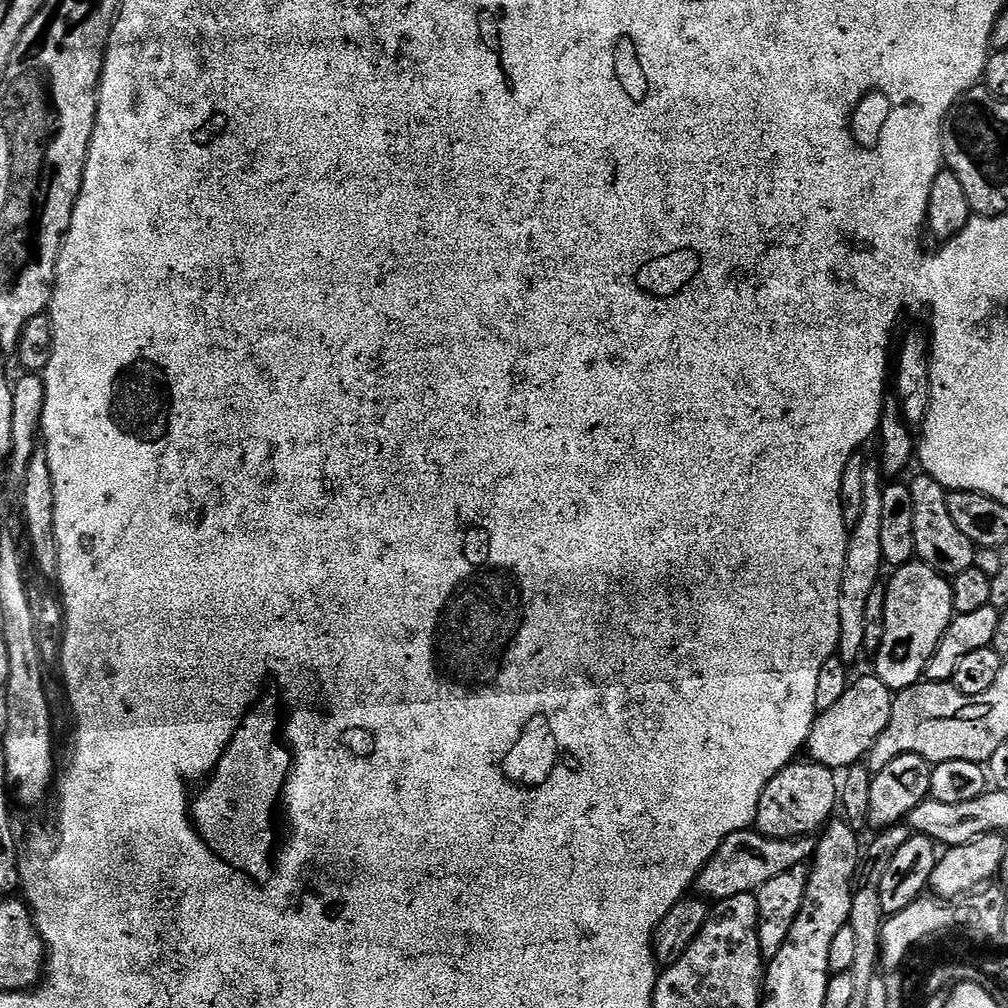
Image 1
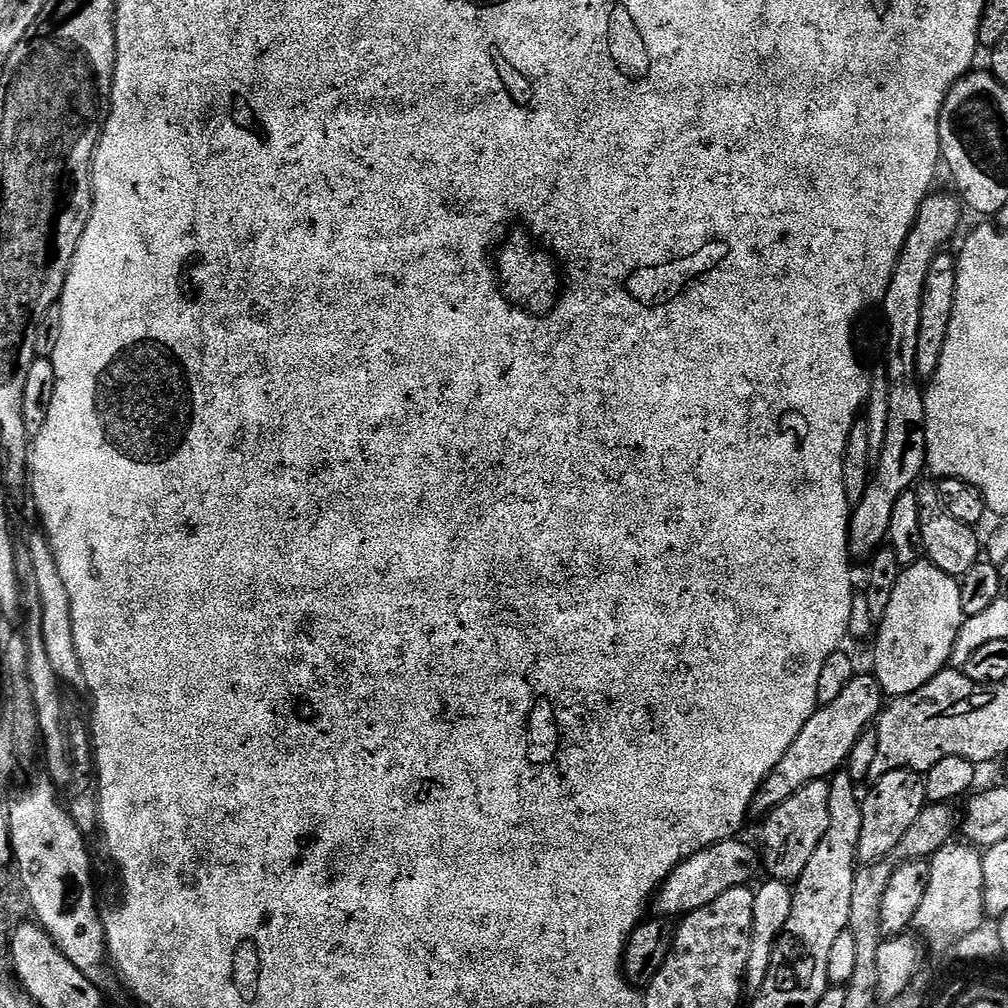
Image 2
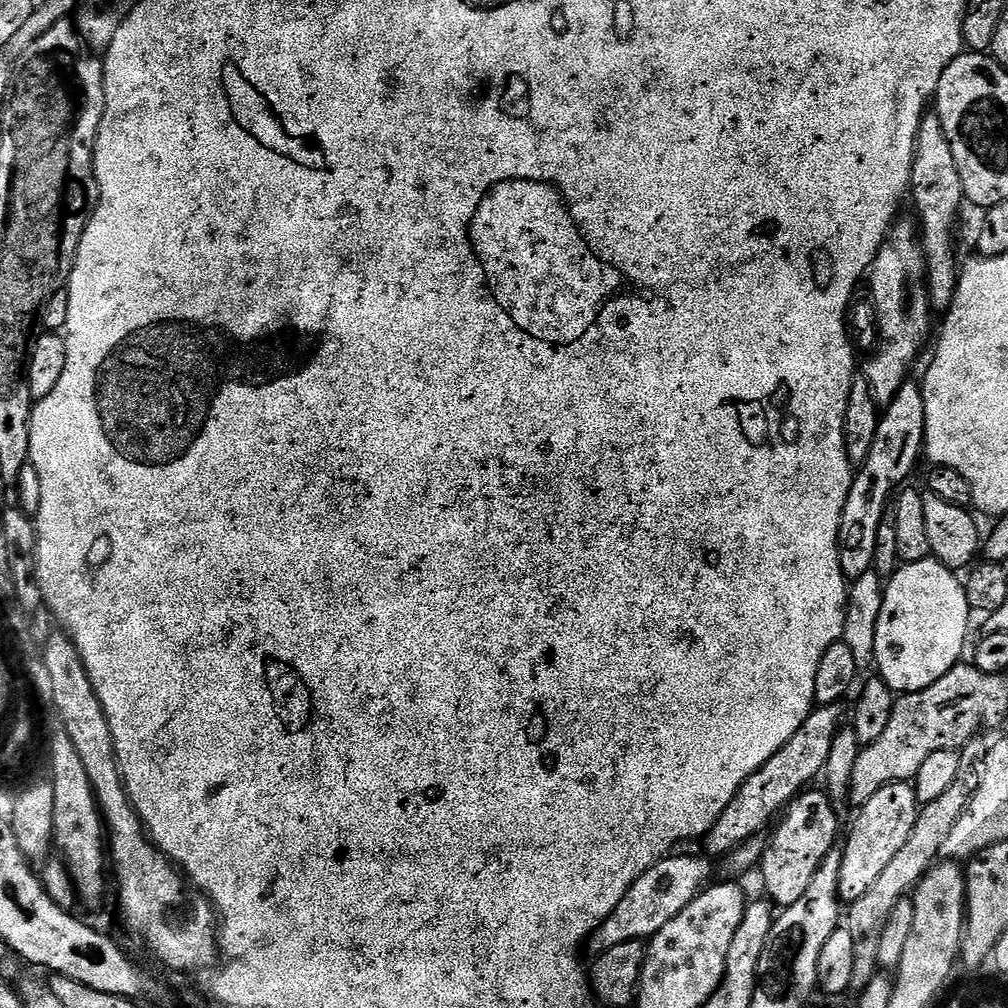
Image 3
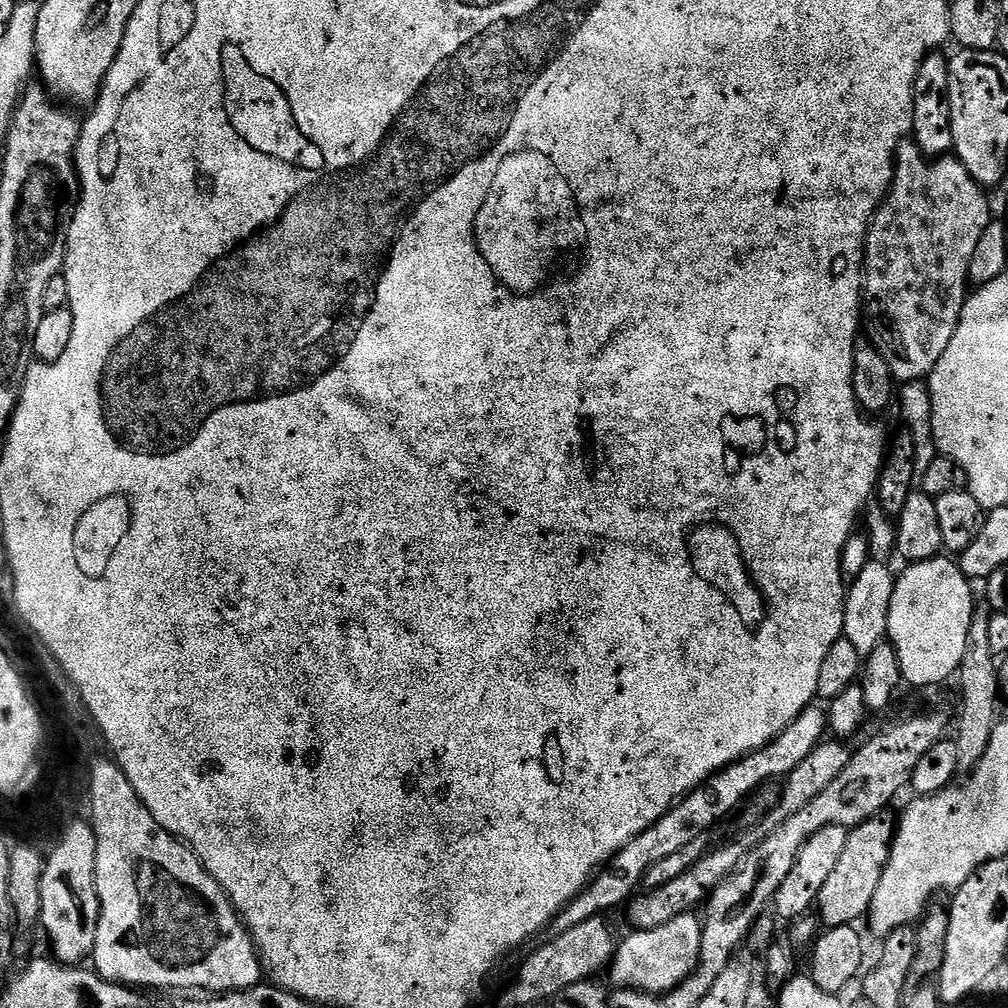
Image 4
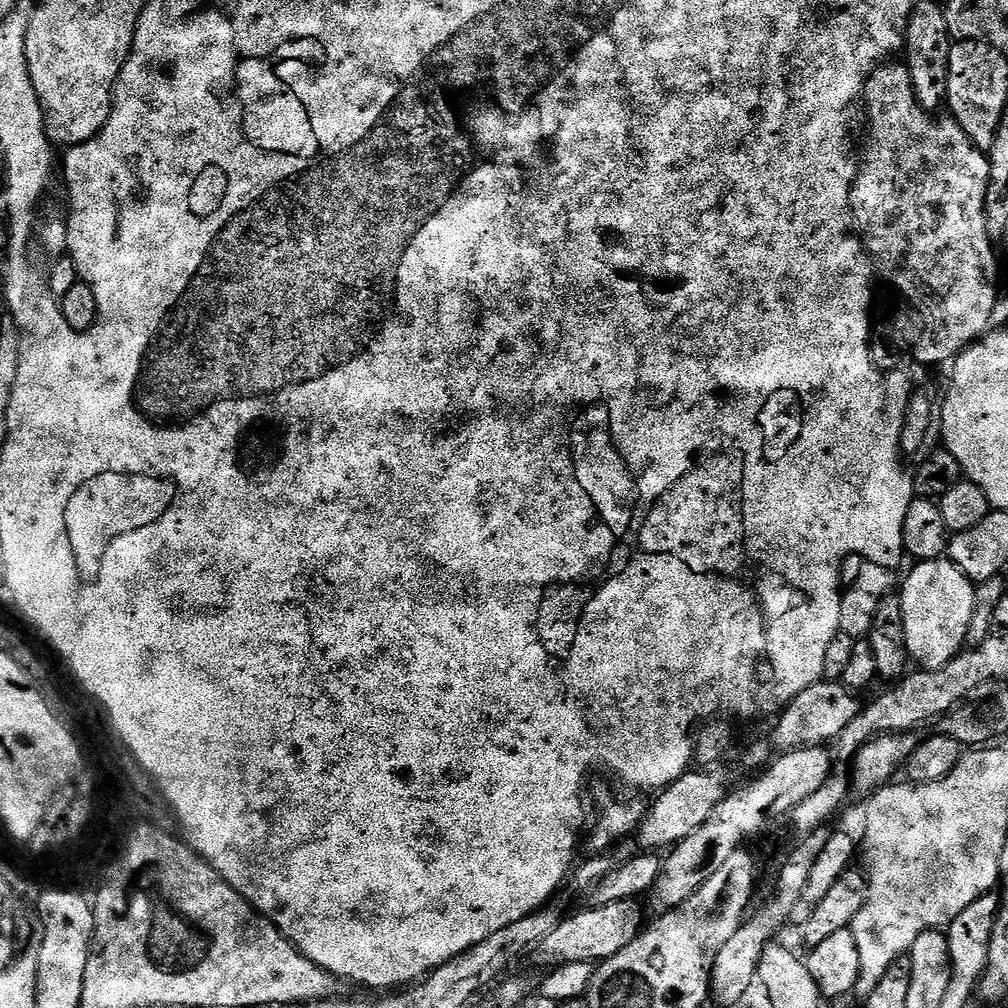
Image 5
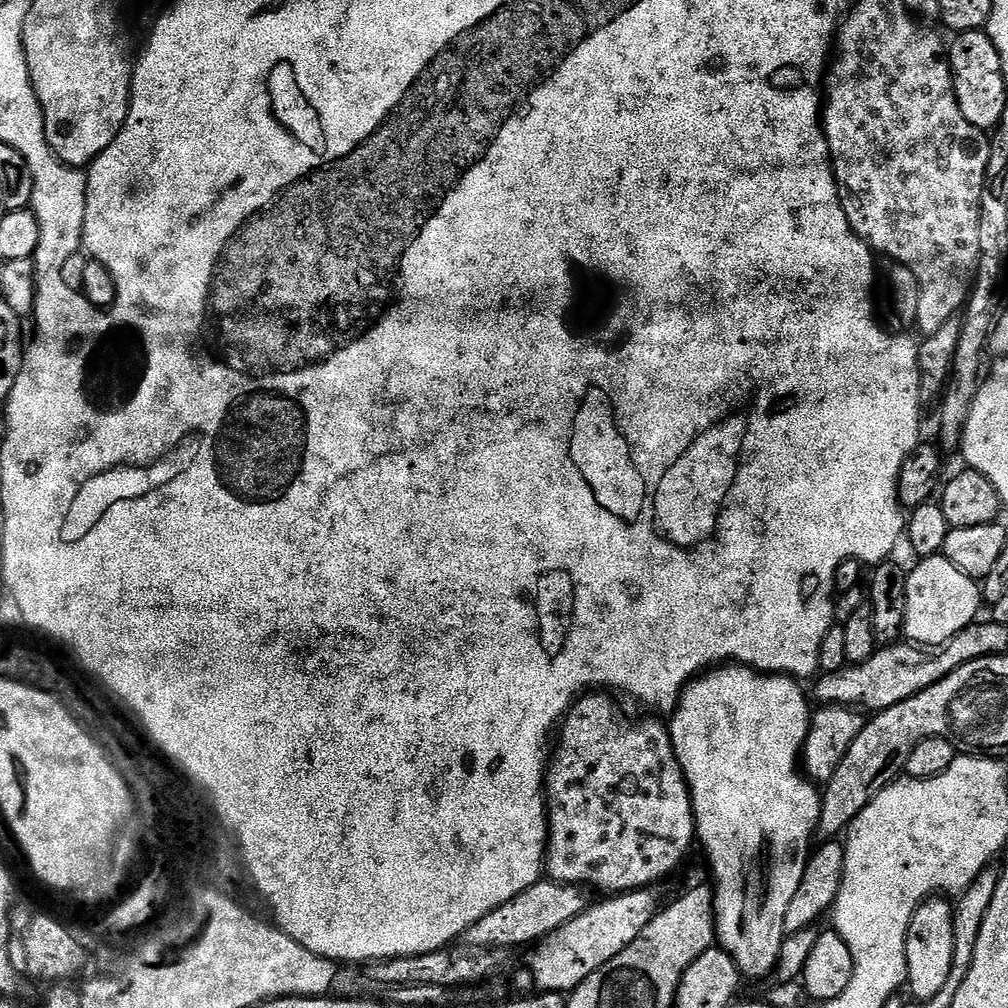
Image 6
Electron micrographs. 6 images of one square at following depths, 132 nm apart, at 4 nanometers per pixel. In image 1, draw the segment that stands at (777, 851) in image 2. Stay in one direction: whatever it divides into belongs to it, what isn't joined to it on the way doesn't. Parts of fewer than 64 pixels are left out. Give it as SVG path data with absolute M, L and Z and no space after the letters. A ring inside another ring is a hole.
M793 762L773 778L758 798L755 831L775 840L798 840L819 833L838 808L838 776L821 764Z

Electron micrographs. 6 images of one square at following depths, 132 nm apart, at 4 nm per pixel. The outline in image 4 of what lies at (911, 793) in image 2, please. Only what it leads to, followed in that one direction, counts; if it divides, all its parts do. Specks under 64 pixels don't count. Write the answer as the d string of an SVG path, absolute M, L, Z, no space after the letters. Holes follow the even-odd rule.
M888 810L880 812L849 831L842 858L831 872L830 879L823 884L822 894L818 894L814 905L815 911L820 911L818 920L825 929L855 925L856 920L863 921L867 917L868 908L874 902L874 894L878 890L878 882L882 882L882 874L892 853L892 839L896 836L898 820L890 813Z

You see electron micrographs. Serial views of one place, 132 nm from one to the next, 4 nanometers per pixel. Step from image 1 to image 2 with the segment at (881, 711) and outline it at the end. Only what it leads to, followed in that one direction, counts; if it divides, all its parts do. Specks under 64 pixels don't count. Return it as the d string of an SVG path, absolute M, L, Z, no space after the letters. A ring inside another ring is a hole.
M875 675L853 676L842 689L842 694L834 698L834 702L819 705L806 726L798 730L798 738L790 742L790 750L782 754L782 762L774 766L774 770L765 778L764 784L752 799L751 815L763 818L782 802L786 802L786 798L802 790L802 786L835 776L847 765L850 750L854 750L854 742L858 742L858 738L862 738L862 734L875 725L885 704L885 694Z

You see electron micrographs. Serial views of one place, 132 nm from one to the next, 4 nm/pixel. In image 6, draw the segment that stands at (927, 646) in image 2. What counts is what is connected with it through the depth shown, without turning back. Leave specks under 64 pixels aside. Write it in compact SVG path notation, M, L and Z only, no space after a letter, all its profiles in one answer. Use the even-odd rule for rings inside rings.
M943 554L926 556L919 561L920 564L908 573L906 586L906 622L904 623L904 636L913 644L921 646L943 646L954 638L966 625L977 619L976 611L982 608L982 588L977 581L972 580L958 566L954 566Z

